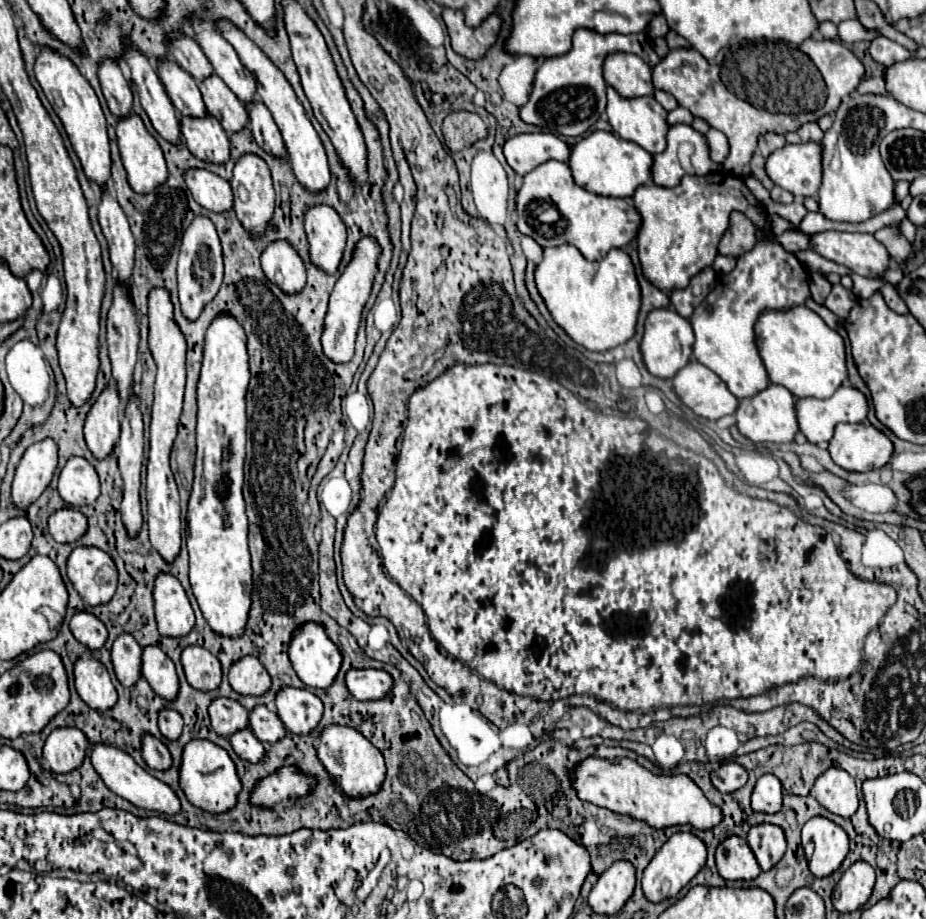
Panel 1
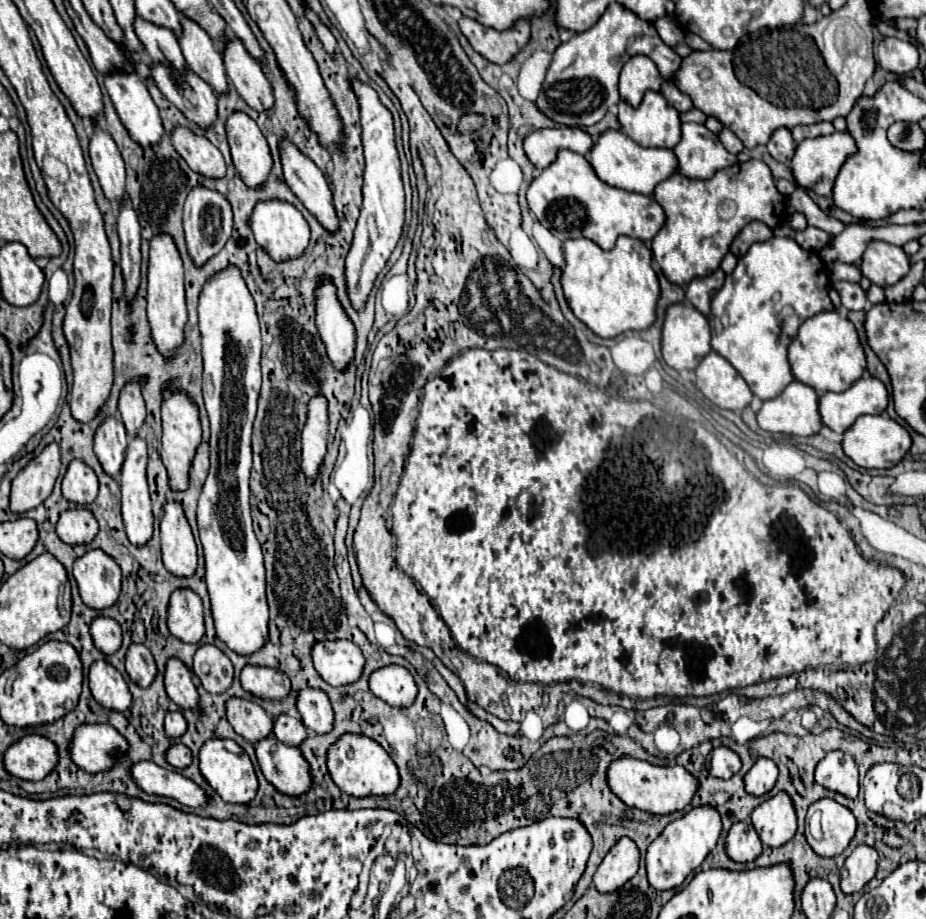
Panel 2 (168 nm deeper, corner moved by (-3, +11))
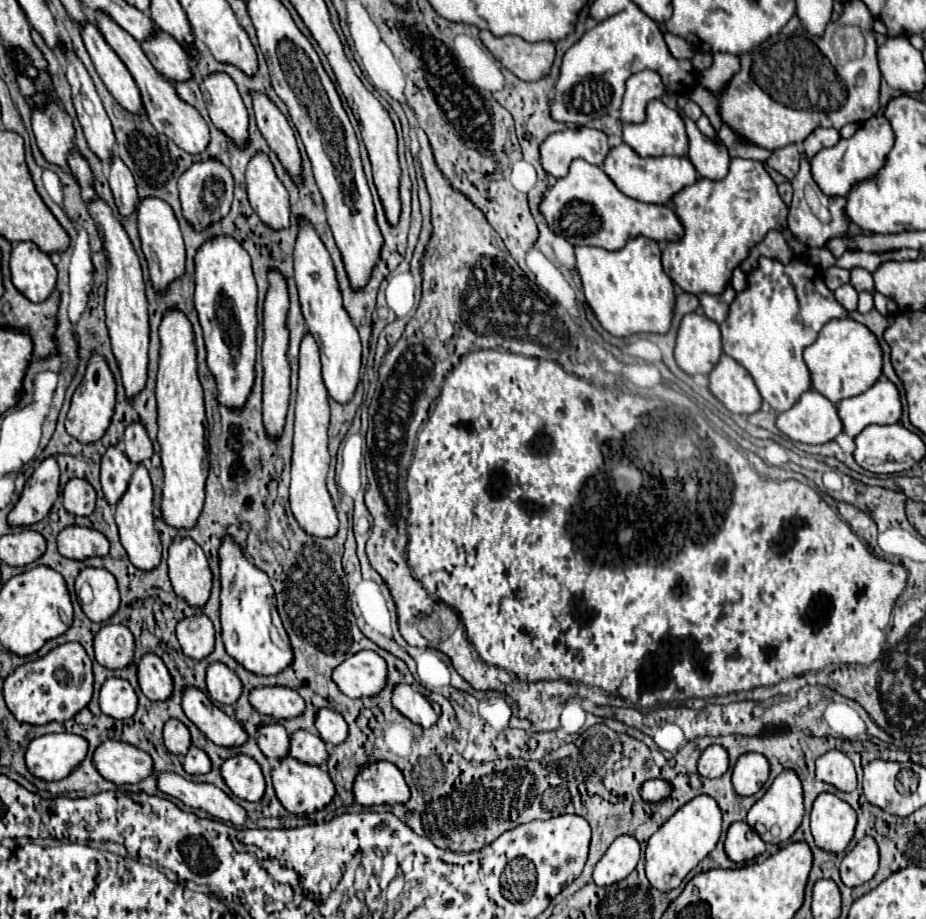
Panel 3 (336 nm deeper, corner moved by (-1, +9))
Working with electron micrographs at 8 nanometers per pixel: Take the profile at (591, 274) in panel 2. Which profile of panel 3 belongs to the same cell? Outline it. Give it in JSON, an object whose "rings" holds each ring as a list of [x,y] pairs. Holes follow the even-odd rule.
{"rings":[[[647,237],[631,239],[619,251],[601,247],[575,247],[577,271],[583,283],[585,299],[595,317],[615,337],[635,333],[667,333],[675,309],[675,287],[661,265],[661,247]]]}

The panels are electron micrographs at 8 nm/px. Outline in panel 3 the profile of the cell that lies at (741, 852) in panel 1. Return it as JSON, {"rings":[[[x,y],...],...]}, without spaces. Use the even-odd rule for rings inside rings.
{"rings":[[[739,821],[727,831],[725,853],[737,863],[745,863],[765,853],[765,843],[745,821]]]}

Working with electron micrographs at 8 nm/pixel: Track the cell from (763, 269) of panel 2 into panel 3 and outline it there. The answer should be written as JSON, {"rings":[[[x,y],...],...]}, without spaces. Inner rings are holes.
{"rings":[[[761,257],[759,267],[747,275],[747,281],[749,287],[743,293],[737,293],[729,317],[721,323],[723,351],[751,373],[761,397],[775,411],[787,411],[799,401],[799,395],[811,389],[811,373],[803,361],[805,347],[809,347],[815,341],[819,329],[827,321],[837,317],[845,319],[849,313],[837,303],[833,293],[827,289],[821,271],[813,265],[807,265],[803,259],[793,259],[789,265],[783,265],[779,261]]]}

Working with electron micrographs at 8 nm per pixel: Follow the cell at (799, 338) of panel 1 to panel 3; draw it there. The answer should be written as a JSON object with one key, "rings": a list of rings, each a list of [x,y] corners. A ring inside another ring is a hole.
{"rings":[[[849,317],[825,323],[815,343],[805,349],[803,357],[813,377],[813,389],[833,403],[861,395],[883,375],[883,351],[877,337],[865,325]]]}

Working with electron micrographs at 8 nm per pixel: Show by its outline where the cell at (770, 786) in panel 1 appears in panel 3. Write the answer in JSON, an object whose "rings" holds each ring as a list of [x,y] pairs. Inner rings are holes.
{"rings":[[[743,753],[733,767],[733,787],[739,795],[755,795],[769,777],[769,763],[761,753]]]}

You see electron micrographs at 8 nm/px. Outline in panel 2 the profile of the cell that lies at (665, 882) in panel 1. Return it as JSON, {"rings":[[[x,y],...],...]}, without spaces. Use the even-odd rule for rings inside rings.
{"rings":[[[693,807],[689,813],[669,823],[647,849],[645,865],[647,865],[649,883],[657,891],[679,887],[687,879],[687,875],[693,869],[697,869],[705,861],[705,857],[713,851],[719,833],[721,833],[721,819],[713,807]]]}

